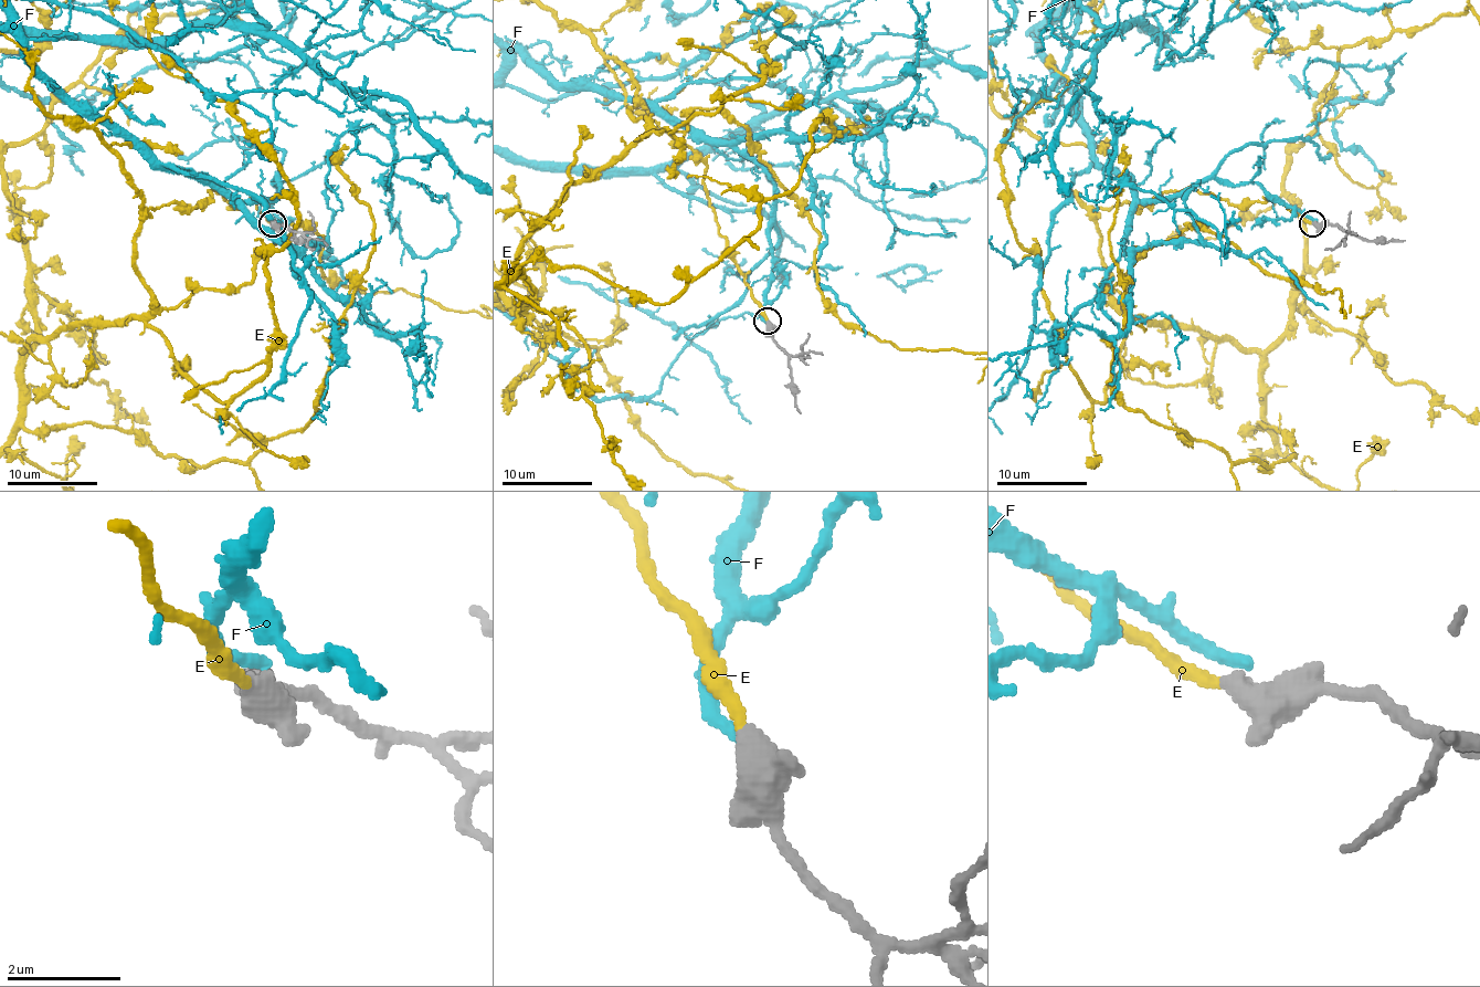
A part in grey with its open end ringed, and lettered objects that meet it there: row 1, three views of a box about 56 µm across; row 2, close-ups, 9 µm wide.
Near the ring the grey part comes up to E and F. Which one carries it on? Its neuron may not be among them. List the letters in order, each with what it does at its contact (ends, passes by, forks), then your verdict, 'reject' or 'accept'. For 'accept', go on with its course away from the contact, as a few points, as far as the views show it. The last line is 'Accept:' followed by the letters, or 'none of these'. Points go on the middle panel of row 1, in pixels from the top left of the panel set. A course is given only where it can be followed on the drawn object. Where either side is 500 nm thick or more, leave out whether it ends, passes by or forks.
E: it ends there; accept
F: it ends there; reject
Accept: E

